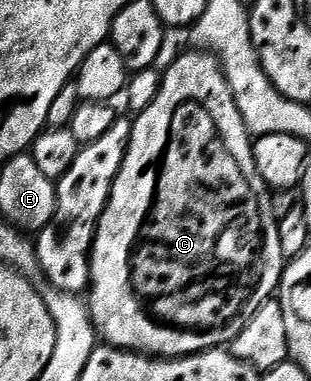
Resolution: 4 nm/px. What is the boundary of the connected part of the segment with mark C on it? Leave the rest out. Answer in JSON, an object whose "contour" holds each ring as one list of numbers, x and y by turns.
{"contour":[[190,49,187,55,180,56,170,68,165,68,160,93,156,93,156,101,152,101,148,109,137,112,133,124,128,153,124,157,124,165,120,165,120,173,116,173,116,181,112,185,108,205,98,222,94,234,94,248,90,254,88,310,90,319,94,322,94,330,101,338,103,335,106,338,103,340,111,347,121,347,124,351,151,357,176,359,201,351,225,348,233,343,236,337,240,337,244,325,252,321,256,309,260,309,260,305,264,305,269,299,275,298,282,282,284,260,280,249,279,220,274,216,272,191,256,169,252,136,246,130,244,117,240,117,240,109,232,97,232,89,218,59,208,51,197,49]]}

